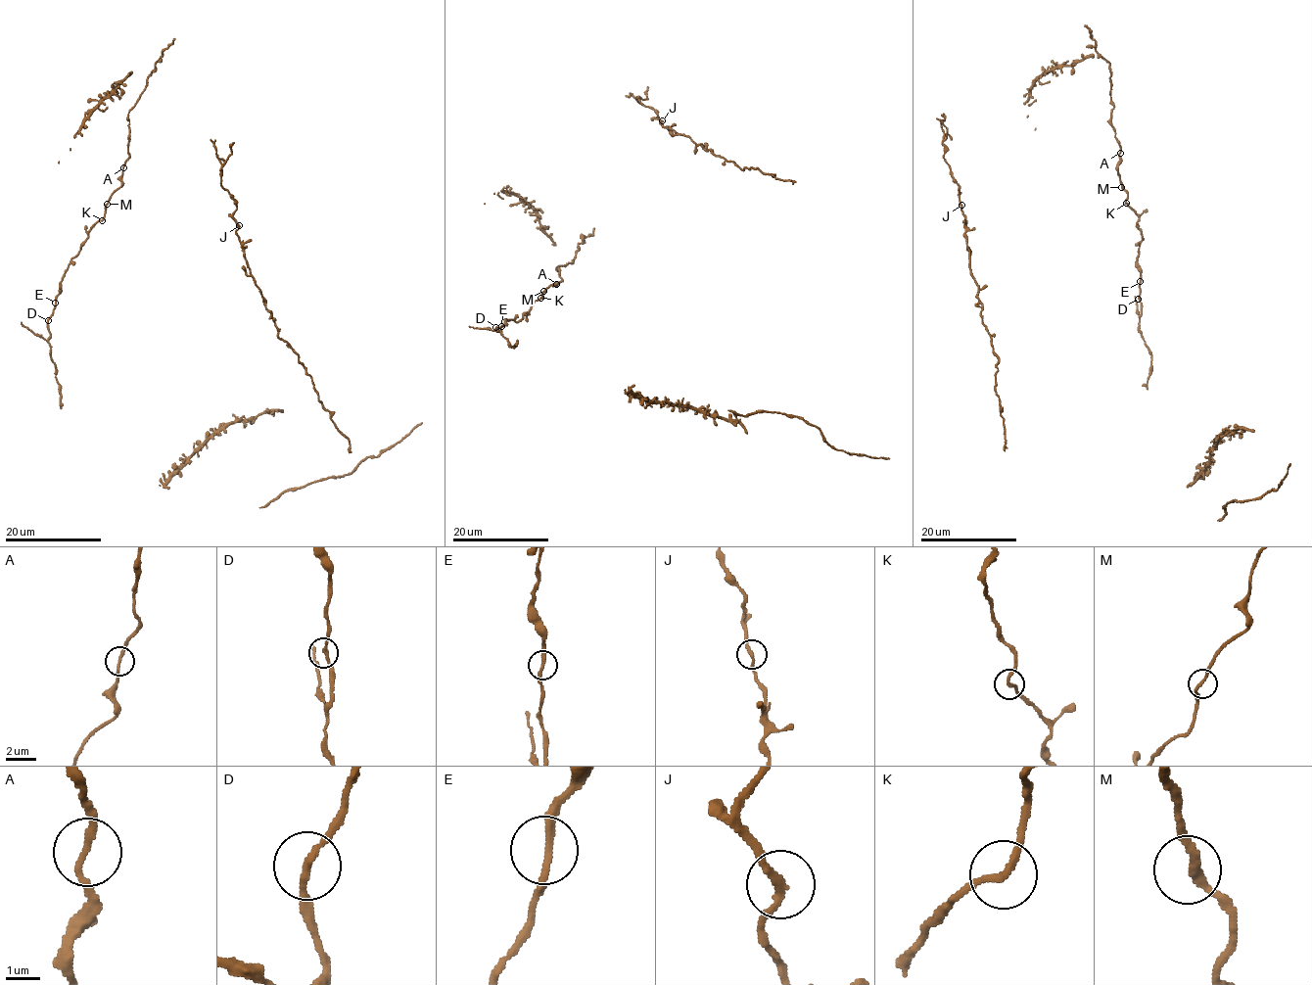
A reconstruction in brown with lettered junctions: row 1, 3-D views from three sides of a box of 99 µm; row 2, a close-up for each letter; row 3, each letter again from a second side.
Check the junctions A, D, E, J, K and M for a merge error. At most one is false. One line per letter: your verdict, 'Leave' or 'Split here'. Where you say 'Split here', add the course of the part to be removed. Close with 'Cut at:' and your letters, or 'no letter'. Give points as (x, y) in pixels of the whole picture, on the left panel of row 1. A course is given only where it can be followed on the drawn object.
A: Leave
D: Leave
E: Leave
J: Leave
K: Leave
M: Leave
Cut at: no letter

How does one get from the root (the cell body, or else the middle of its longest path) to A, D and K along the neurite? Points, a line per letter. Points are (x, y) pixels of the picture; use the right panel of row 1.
A: (1122, 185), (1117, 169), (1120, 153)
D: (1122, 185), (1127, 194), (1126, 202), (1139, 218), (1138, 226), (1143, 239), (1137, 258), (1140, 273), (1138, 299)
K: (1122, 185), (1127, 194), (1126, 203)

